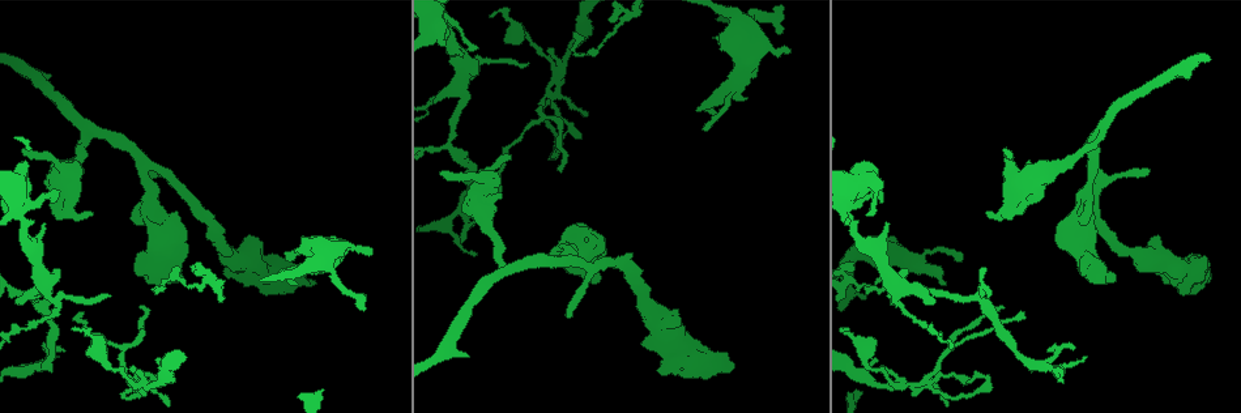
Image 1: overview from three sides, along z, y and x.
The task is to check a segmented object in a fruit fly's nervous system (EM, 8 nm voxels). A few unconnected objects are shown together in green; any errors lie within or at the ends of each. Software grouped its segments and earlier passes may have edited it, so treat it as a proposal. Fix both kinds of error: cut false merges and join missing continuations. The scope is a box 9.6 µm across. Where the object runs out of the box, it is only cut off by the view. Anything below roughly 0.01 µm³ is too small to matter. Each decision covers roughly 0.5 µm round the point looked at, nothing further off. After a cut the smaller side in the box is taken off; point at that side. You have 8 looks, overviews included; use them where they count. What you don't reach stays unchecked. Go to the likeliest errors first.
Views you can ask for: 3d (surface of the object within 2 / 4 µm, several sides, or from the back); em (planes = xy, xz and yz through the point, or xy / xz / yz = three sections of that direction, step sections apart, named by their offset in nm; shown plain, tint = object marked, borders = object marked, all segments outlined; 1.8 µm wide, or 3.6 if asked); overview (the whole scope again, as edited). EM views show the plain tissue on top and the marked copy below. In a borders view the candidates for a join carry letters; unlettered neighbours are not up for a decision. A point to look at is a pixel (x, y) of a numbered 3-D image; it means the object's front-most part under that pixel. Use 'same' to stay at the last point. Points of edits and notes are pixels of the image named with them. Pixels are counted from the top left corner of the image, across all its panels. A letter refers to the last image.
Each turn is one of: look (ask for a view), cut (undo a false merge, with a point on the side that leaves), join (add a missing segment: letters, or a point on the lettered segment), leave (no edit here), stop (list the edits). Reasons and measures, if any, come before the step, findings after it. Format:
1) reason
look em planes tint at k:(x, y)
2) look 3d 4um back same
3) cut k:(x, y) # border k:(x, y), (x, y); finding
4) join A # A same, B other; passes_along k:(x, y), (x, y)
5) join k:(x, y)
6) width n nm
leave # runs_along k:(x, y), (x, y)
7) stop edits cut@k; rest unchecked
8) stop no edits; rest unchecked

abrupt turn
look 3d 4um at 1:(138, 383)

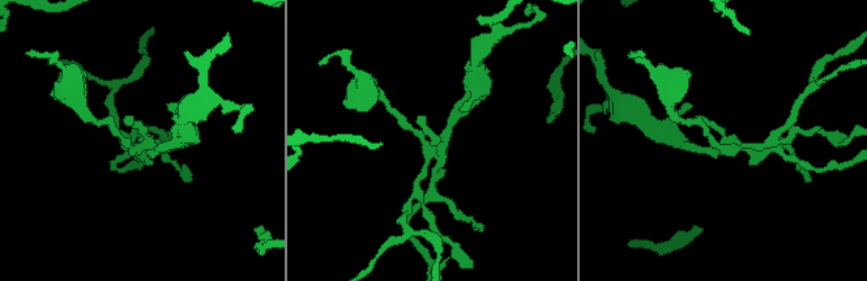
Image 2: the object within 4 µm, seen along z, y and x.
arms 4
look em planes tint at 2:(139, 145)

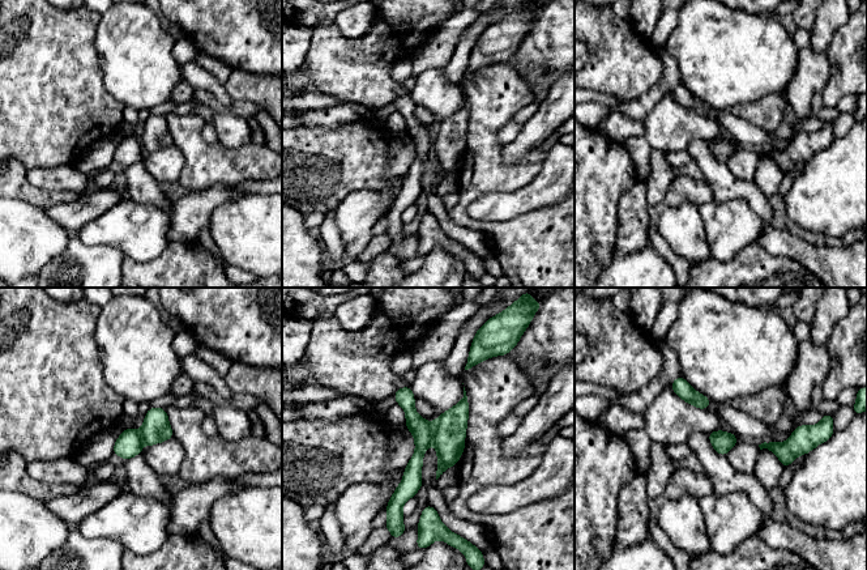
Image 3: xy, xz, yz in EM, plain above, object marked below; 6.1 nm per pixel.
look em planes borders same

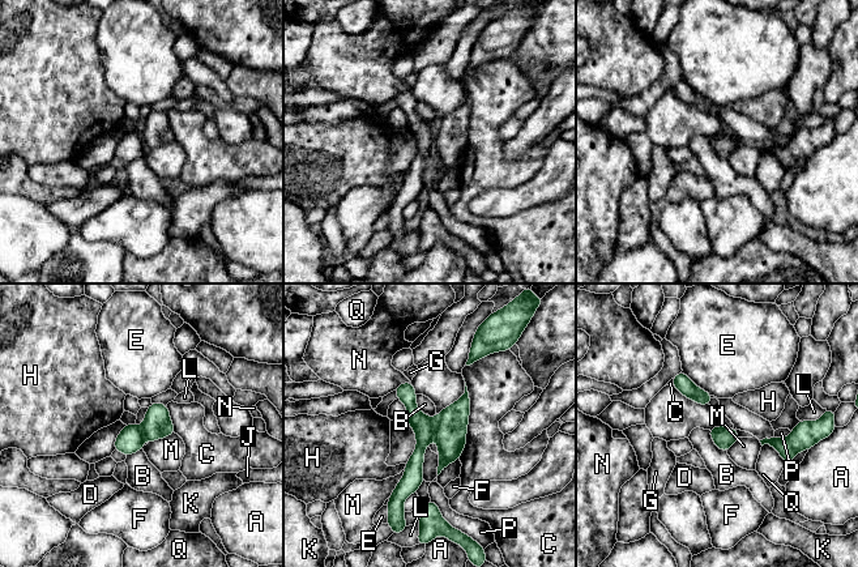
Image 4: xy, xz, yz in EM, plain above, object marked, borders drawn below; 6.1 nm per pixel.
width 120 nm; longest_contact C 480 nm
leave # A other, B other, C other, D other, E other, F other, G other, H other, J other, K other, L other, M other, N other, P other, Q other; continuous, no second cell

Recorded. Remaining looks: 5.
free end
look em xz step 8 borders at 1:(295, 251)

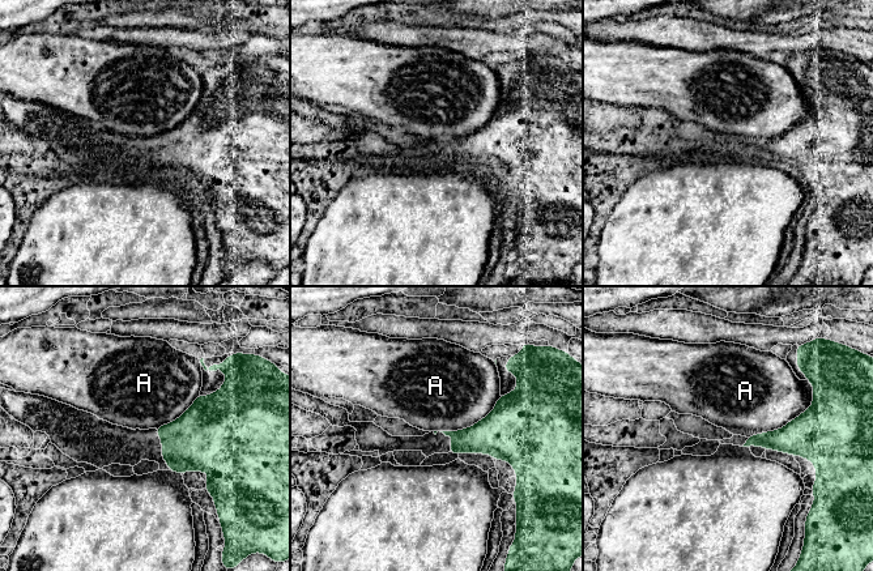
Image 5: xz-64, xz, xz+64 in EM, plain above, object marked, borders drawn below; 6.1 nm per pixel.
another direction
look em planes borders same

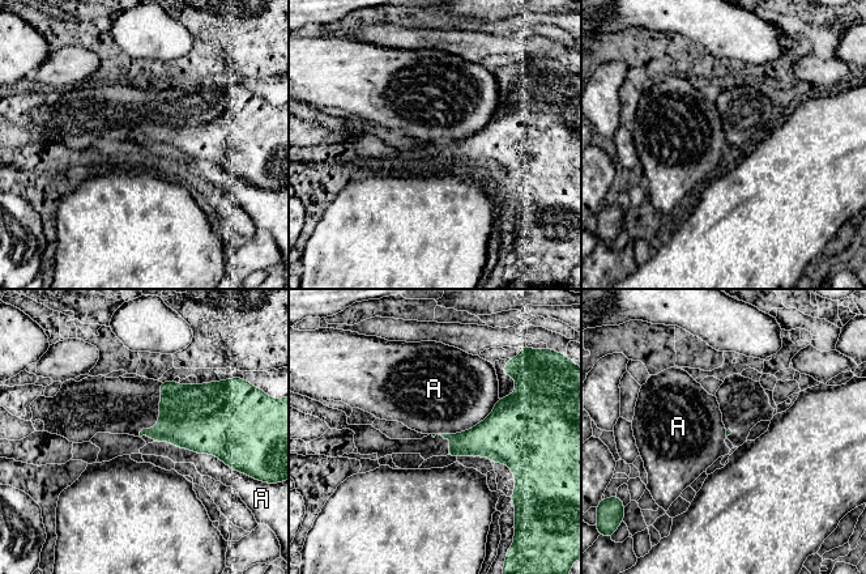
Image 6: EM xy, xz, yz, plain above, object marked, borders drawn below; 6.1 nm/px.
leave # A other; border 6:(156, 441), (214, 454), (229, 466); none of them fits

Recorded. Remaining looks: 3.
sudden change in width
look em planes tint at 1:(485, 206)

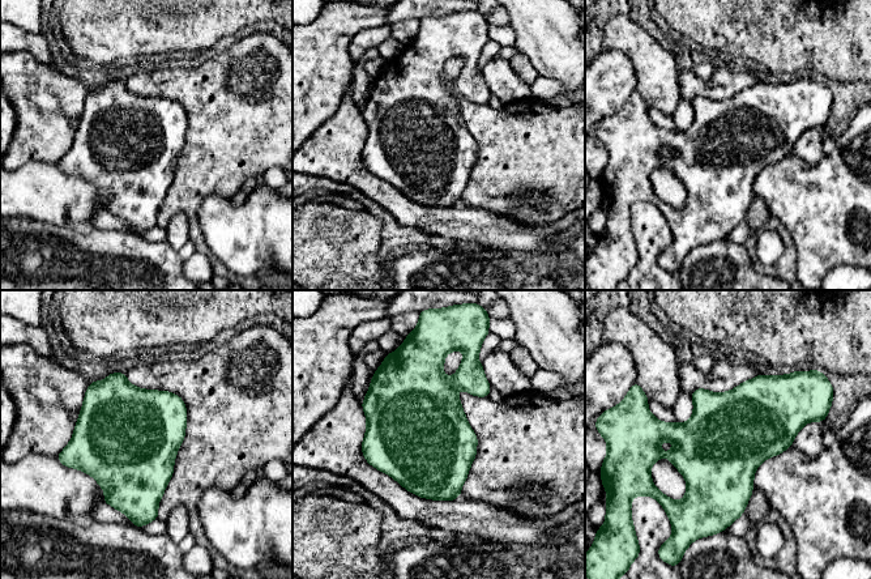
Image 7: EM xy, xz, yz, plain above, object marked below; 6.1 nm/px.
look em planes borders same

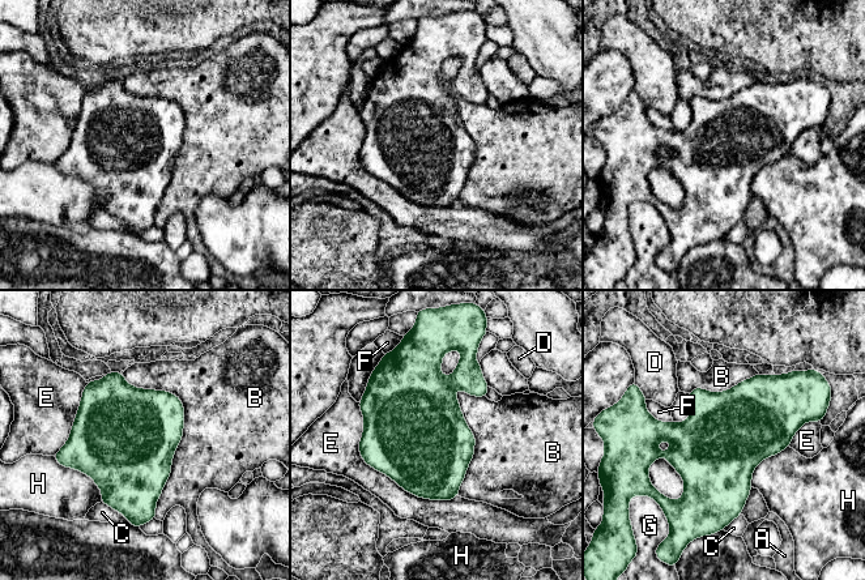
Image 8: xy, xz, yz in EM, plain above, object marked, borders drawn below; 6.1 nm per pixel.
width 500 nm
leave # A other, B other, C other, D other, E other, F other, G other, H other; border 8:(122, 372), (183, 408), (154, 517); one cell here

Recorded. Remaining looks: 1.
stop no edits; rest unchecked

